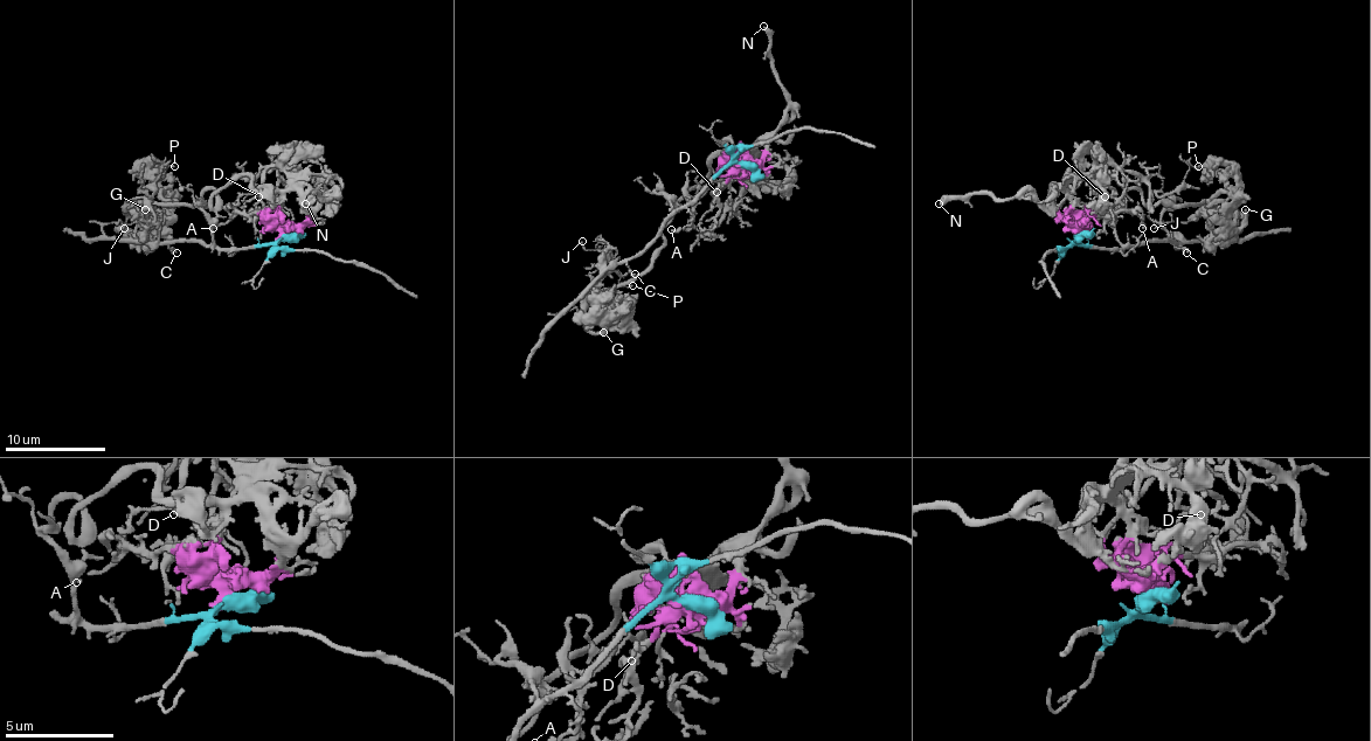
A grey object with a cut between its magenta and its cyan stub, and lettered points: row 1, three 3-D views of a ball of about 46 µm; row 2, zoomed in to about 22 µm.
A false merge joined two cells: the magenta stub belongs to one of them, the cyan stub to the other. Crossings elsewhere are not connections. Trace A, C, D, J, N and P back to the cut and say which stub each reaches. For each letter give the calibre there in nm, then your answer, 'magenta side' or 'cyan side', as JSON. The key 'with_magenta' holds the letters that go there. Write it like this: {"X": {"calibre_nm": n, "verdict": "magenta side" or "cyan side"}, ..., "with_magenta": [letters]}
{"A": {"calibre_nm": 160, "verdict": "magenta side"}, "C": {"calibre_nm": 90, "verdict": "cyan side"}, "D": {"calibre_nm": 110, "verdict": "magenta side"}, "J": {"calibre_nm": 110, "verdict": "cyan side"}, "N": {"calibre_nm": 380, "verdict": "magenta side"}, "P": {"calibre_nm": 110, "verdict": "cyan side"}, "with_magenta": ["A", "D", "N"]}

